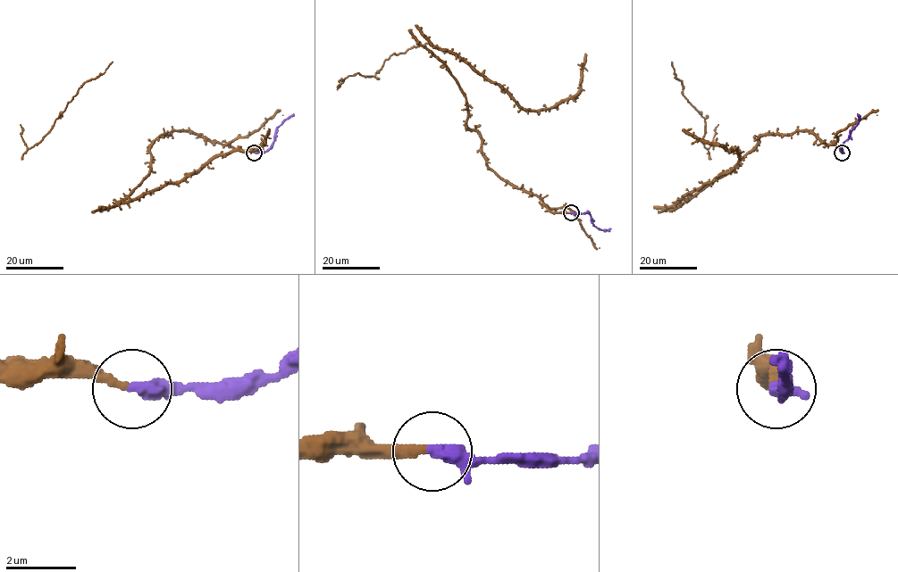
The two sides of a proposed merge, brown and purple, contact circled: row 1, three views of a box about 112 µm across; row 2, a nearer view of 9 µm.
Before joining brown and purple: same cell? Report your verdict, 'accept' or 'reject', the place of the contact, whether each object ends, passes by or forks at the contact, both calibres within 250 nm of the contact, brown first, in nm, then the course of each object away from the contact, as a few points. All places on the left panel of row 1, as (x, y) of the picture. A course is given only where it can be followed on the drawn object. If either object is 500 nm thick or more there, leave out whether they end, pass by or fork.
accept; place (254, 153); brown ends; purple passes by; calibres 300 and 280 nm; course brown (254, 152), (164, 133), (150, 146), (149, 173), (114, 206), (220, 155), (256, 150), (268, 129); course purple (254, 153), (265, 152), (272, 143), (275, 130), (294, 115)

